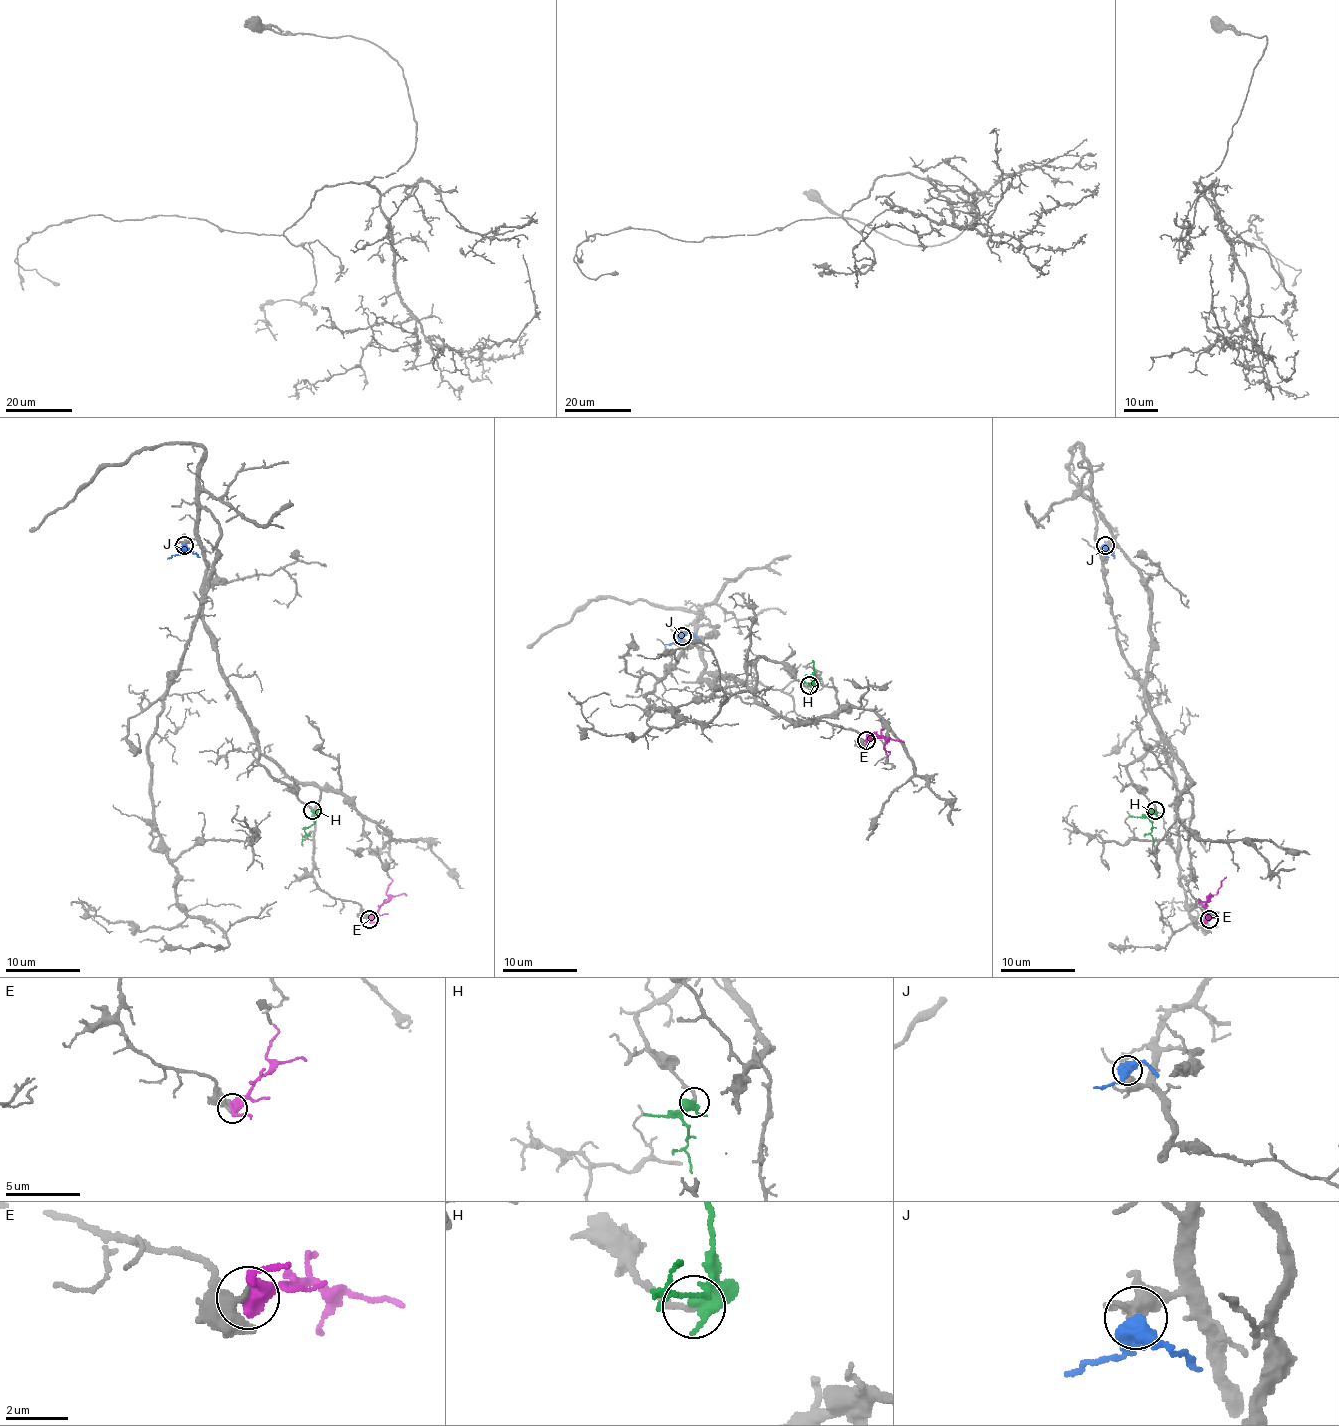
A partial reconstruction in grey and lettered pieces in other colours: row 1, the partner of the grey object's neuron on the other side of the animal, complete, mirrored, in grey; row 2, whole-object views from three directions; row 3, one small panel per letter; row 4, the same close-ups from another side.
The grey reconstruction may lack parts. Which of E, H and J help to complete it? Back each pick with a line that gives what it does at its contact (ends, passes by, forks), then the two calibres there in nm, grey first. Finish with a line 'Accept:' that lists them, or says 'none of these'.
H: It passes by. Thickness 190 nm (grey) against 320 nm
Accept: H

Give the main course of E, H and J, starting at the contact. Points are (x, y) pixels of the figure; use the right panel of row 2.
E: (1209, 919), (1207, 902), (1226, 876)
H: (1154, 810), (1149, 820), (1152, 824), (1154, 846)
J: (1106, 544), (1113, 559)

